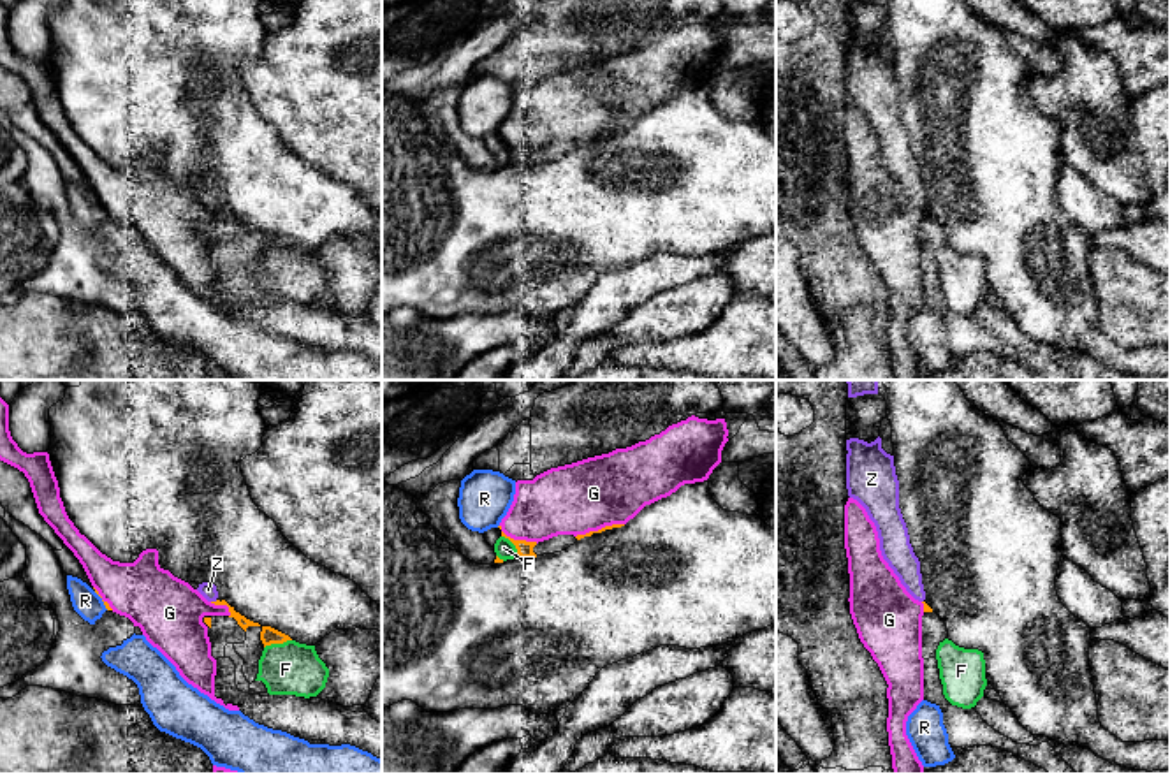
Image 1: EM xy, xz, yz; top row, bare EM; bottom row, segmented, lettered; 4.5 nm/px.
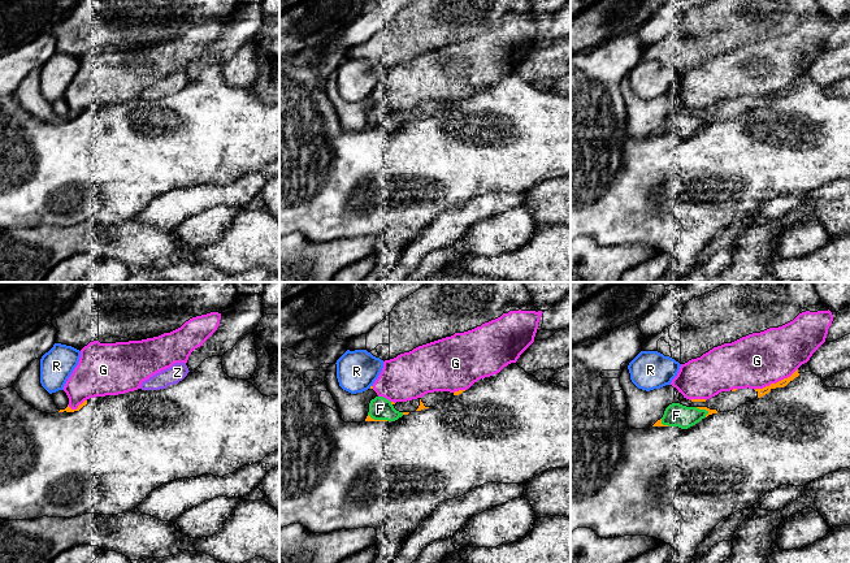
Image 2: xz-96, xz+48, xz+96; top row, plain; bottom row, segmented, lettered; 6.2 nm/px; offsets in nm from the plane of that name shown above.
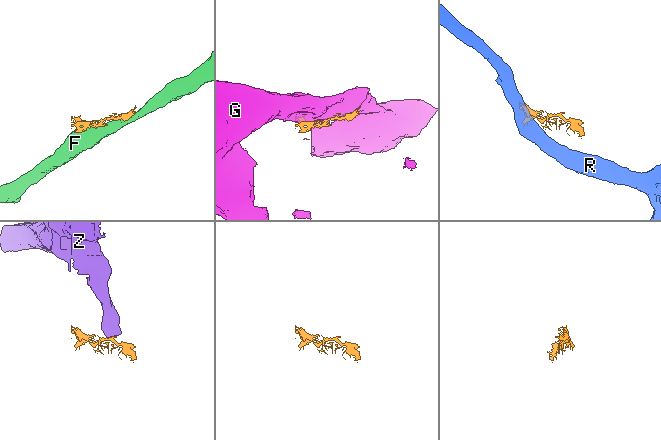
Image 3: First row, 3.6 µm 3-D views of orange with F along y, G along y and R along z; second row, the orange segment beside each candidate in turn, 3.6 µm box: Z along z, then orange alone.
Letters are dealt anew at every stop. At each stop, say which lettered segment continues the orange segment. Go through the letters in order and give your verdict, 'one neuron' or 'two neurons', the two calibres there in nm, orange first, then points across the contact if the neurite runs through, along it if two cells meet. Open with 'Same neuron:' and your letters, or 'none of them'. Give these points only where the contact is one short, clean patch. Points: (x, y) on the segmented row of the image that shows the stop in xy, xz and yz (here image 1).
Same neuron: none of them
F: two neurons; calibres 80 and 240 nm
G: two neurons; calibres 80 and 300 nm
R: two neurons; calibres 20 and 120 nm
Z: two neurons; calibres 50 and 80 nm; border xy (217, 600), (212, 602)

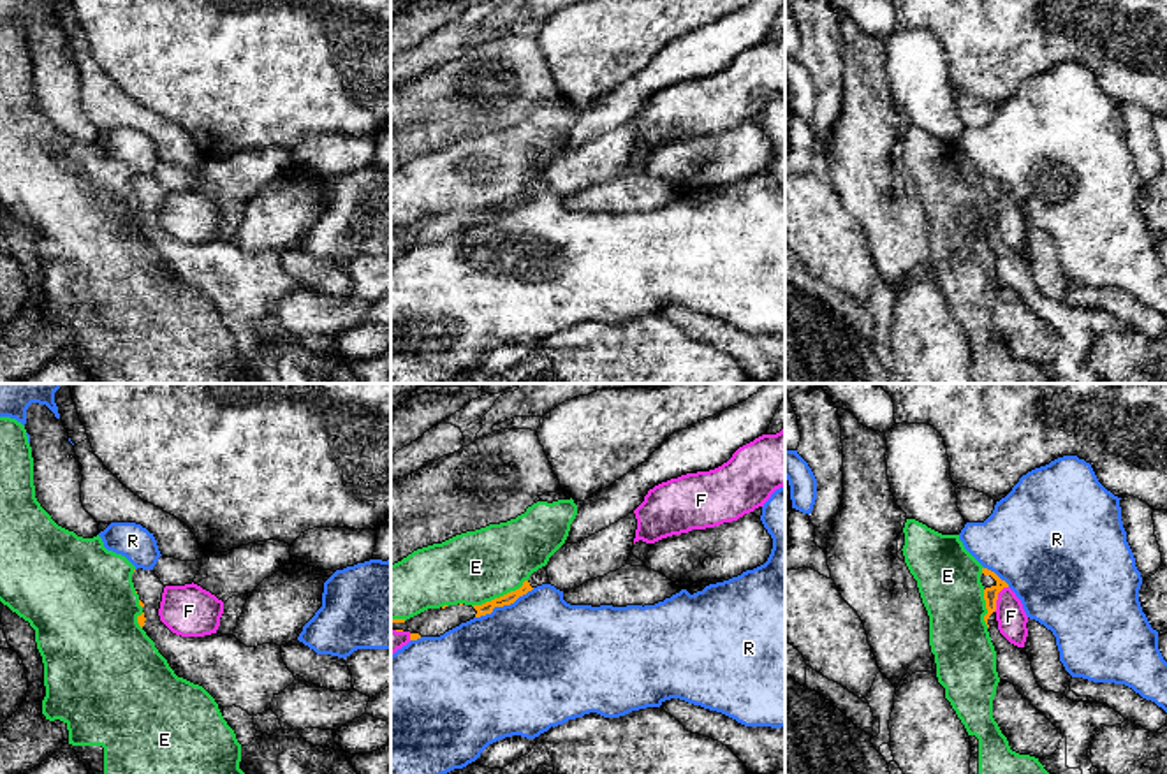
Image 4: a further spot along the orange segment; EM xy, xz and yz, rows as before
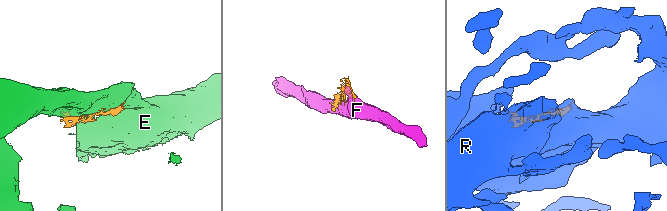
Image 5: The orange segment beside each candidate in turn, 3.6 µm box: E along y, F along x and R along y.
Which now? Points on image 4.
Same neuron: R
E: two neurons; calibres 50 and 340 nm
F: two neurons; calibres 60 and 140 nm
R: one neuron; calibres 50 and 480 nm

